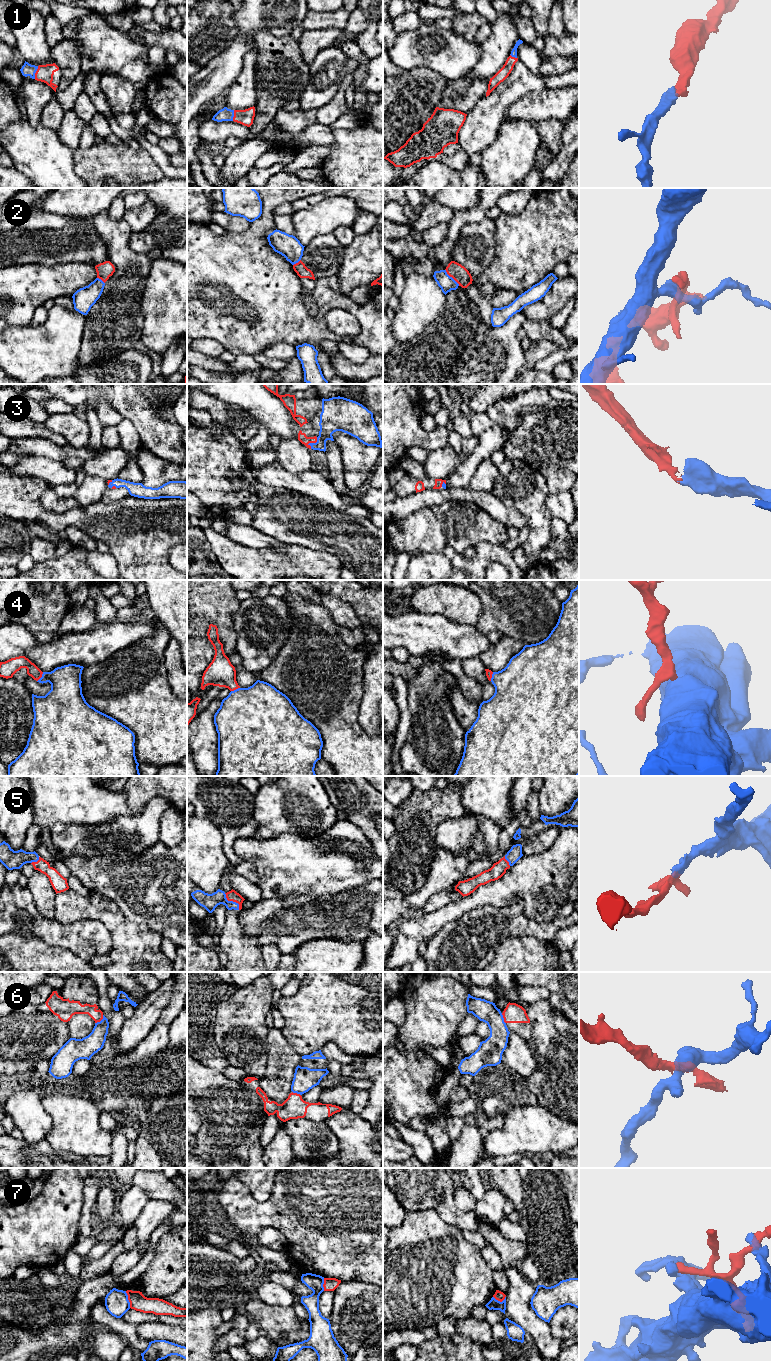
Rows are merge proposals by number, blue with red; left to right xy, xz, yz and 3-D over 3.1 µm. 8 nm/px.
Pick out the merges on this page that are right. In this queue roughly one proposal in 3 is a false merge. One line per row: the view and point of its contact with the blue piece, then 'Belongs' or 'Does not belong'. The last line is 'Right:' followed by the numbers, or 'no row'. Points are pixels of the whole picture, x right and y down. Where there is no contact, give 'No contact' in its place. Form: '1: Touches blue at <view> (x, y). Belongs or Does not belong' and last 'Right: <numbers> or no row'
1: Touches blue at xy (35, 72). Belongs
2: Touches blue at yz (451, 277). Does not belong
3: Touches blue at xz (312, 443). Belongs
4: Touches blue at xy (41, 677). Belongs
5: Touches blue at xz (232, 901). Belongs
6: Touches blue at xy (101, 1020). Does not belong
7: Touches blue at xy (127, 1299). Does not belong
Right: 1, 3, 4, 5

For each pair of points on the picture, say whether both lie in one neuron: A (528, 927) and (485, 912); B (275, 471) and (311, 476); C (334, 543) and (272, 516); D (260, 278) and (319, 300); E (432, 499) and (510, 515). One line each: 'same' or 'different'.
A: same
B: same
C: same
D: same
E: same

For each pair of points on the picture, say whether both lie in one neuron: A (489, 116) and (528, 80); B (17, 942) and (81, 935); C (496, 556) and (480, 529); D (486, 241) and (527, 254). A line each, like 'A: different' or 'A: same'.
A: same
B: different
C: different
D: different

